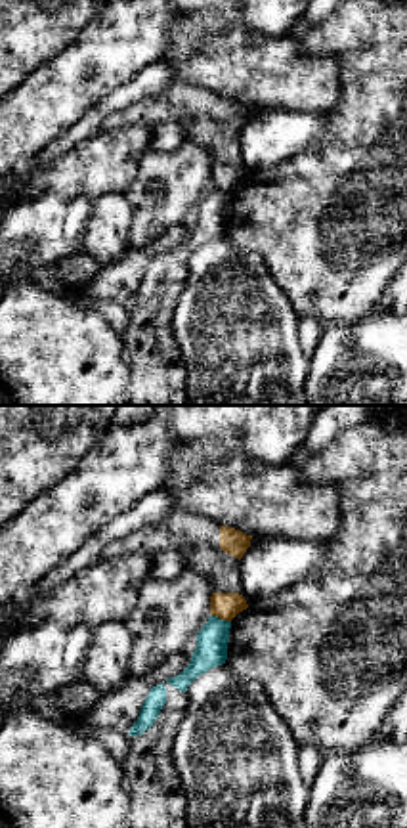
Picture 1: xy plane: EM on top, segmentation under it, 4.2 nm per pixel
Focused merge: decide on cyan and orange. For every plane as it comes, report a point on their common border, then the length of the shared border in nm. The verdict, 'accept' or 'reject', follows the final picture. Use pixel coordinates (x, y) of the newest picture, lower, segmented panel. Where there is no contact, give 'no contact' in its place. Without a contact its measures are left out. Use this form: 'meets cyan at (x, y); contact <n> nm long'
meets cyan at (222, 620); contact 90 nm long

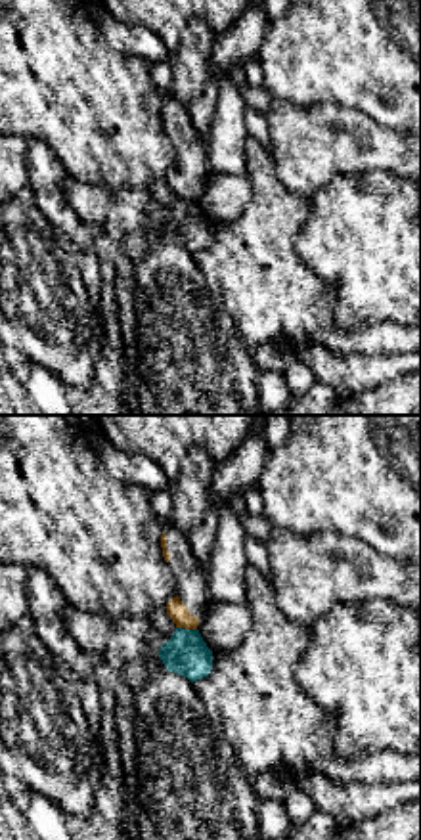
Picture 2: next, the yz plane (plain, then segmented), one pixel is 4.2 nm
meets cyan at (184, 628); contact 90 nm long

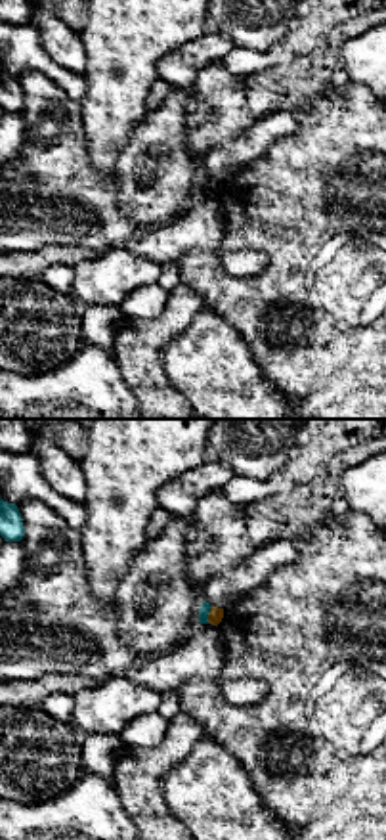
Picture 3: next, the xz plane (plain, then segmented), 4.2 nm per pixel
meets cyan at (207, 615); contact 80 nm long

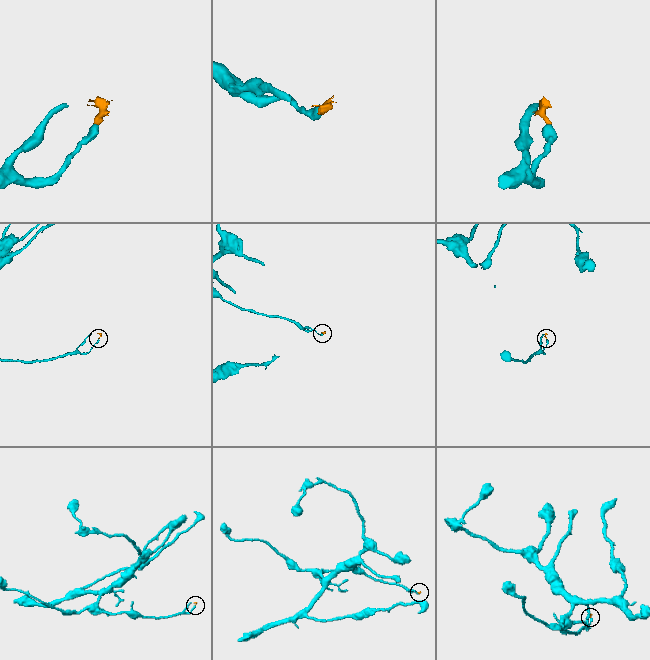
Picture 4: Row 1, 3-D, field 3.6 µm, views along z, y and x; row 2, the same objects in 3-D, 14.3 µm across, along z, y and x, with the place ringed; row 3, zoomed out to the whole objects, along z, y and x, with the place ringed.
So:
reject

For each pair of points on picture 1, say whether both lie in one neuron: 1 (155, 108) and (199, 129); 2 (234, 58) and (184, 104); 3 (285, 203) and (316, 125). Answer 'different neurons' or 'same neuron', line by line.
1: same neuron
2: different neurons
3: different neurons

